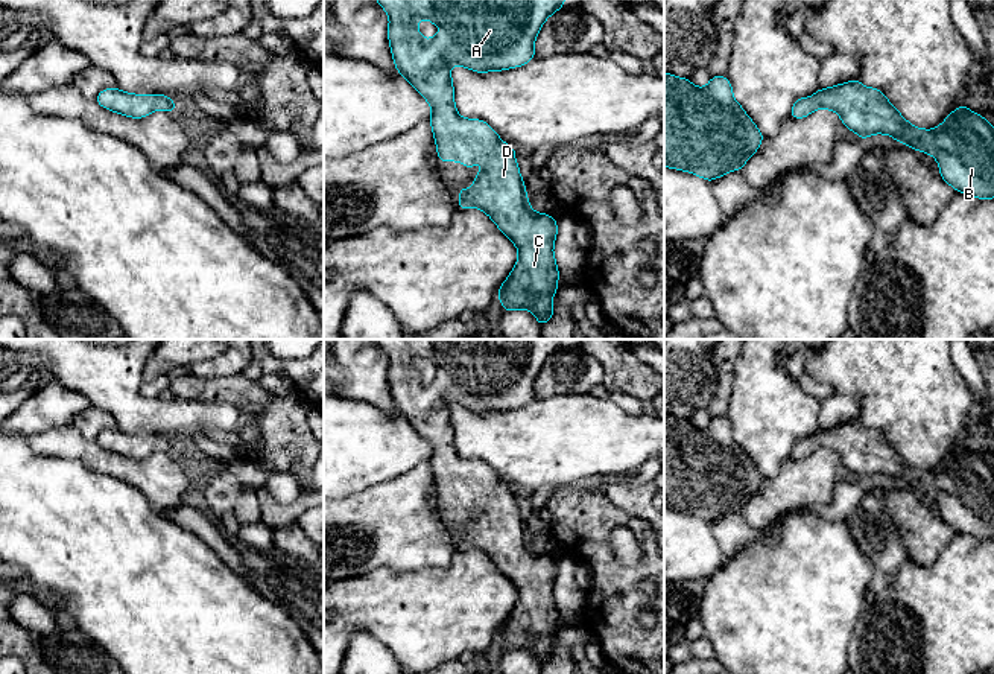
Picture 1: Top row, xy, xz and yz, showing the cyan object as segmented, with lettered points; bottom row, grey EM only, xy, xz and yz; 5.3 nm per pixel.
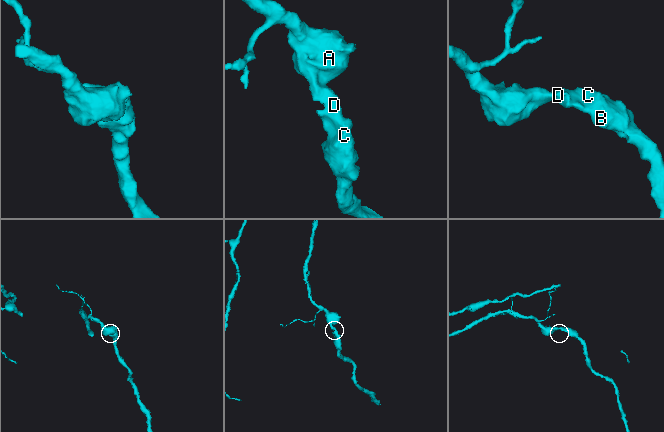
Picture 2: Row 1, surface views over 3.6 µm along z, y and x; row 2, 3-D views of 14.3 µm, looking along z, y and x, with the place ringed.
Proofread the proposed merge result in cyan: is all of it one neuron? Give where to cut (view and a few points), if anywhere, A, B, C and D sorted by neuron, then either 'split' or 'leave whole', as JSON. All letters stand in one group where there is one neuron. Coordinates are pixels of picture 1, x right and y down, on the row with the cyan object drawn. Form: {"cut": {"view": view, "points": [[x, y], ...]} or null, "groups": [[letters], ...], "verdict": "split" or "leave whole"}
{"cut": null, "groups": [["A", "B", "C", "D"]], "verdict": "leave whole"}

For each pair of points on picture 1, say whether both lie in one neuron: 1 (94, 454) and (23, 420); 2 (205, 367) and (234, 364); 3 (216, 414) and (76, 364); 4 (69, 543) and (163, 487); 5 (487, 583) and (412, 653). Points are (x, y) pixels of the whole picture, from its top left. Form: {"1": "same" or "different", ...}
{"1": "different", "2": "same", "3": "same", "4": "different", "5": "same"}

